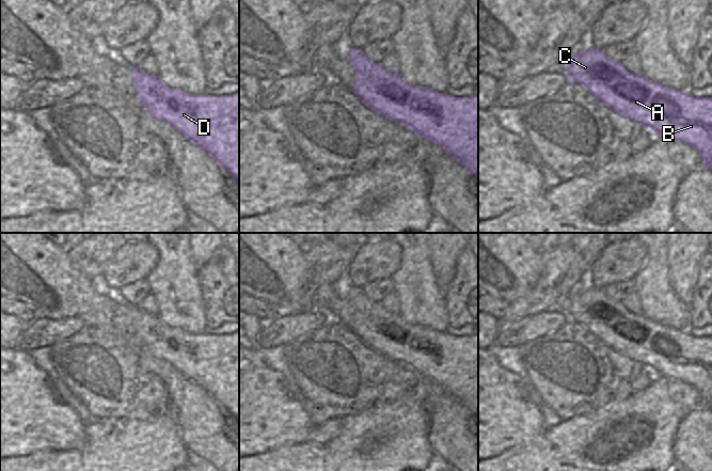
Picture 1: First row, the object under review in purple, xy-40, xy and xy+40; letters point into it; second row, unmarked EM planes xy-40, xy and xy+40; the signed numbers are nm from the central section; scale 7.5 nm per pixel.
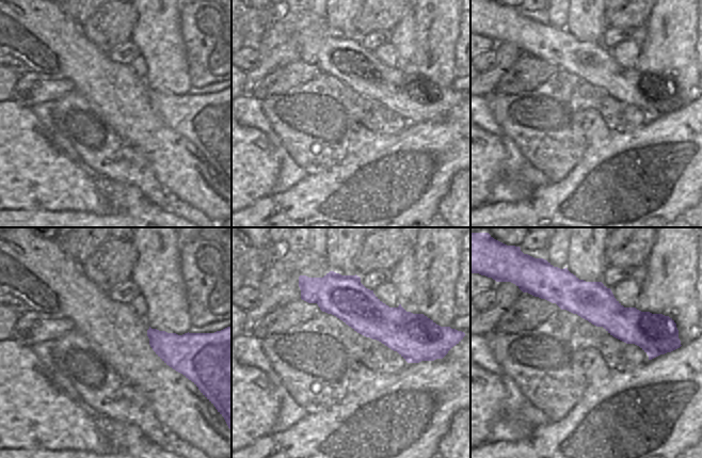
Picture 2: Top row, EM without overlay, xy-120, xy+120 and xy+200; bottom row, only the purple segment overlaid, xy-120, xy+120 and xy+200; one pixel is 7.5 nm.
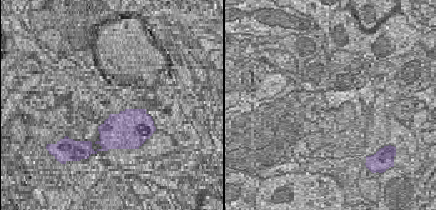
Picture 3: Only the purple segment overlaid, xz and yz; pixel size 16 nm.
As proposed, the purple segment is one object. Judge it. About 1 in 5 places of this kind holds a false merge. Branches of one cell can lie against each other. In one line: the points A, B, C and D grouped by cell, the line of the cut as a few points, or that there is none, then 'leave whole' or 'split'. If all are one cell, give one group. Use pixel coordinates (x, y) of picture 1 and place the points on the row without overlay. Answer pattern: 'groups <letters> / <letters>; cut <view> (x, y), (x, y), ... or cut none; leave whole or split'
groups A B C D; cut none; leave whole

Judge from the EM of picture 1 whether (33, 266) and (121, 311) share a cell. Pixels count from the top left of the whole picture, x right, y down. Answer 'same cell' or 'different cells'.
same cell

